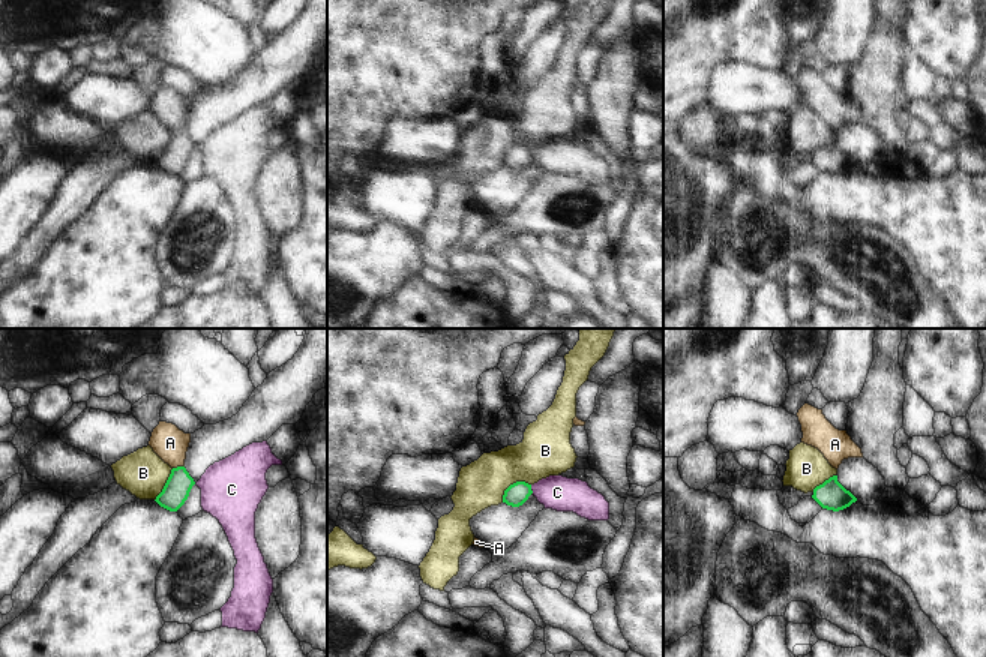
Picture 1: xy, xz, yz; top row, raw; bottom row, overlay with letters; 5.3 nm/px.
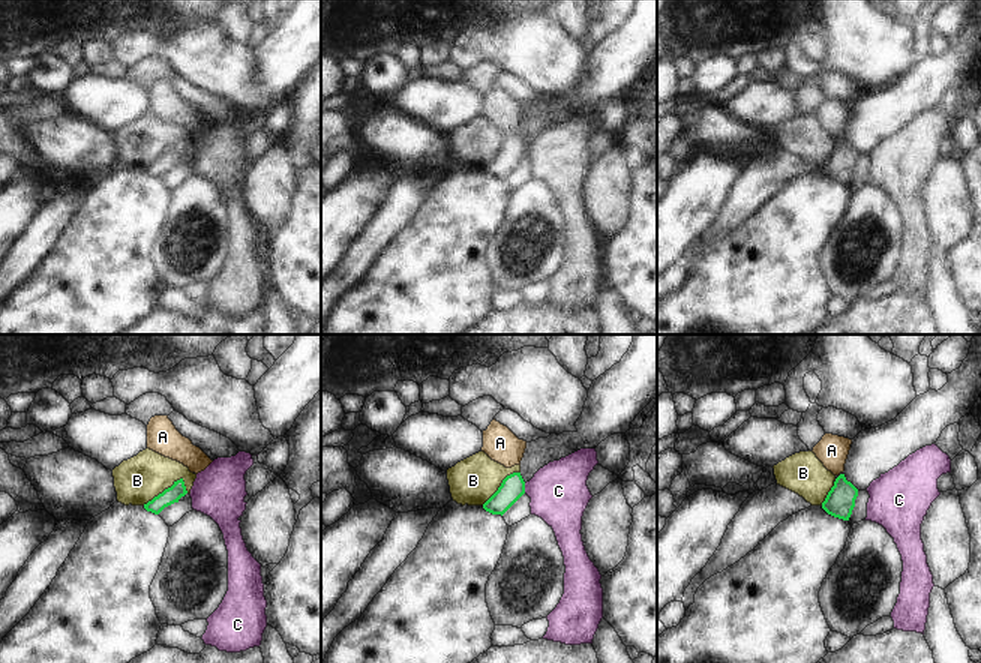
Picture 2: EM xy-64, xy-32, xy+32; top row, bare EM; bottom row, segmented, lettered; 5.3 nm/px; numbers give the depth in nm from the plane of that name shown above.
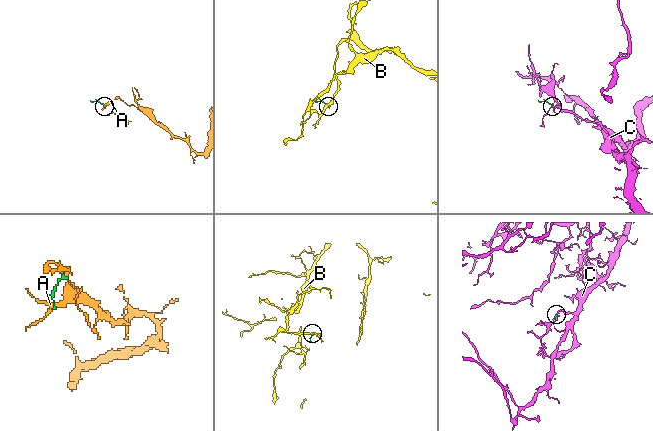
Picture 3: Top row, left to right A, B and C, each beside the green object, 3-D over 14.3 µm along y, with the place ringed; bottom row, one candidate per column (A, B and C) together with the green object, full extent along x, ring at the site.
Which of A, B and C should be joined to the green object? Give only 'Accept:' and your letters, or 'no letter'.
Accept: A

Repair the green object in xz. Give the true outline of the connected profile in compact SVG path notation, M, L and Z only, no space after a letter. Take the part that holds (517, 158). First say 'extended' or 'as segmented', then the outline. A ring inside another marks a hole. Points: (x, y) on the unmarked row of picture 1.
as segmented; M516 146L504 154L503 166L512 171L519 171L528 164L531 158L531 148L525 146Z

